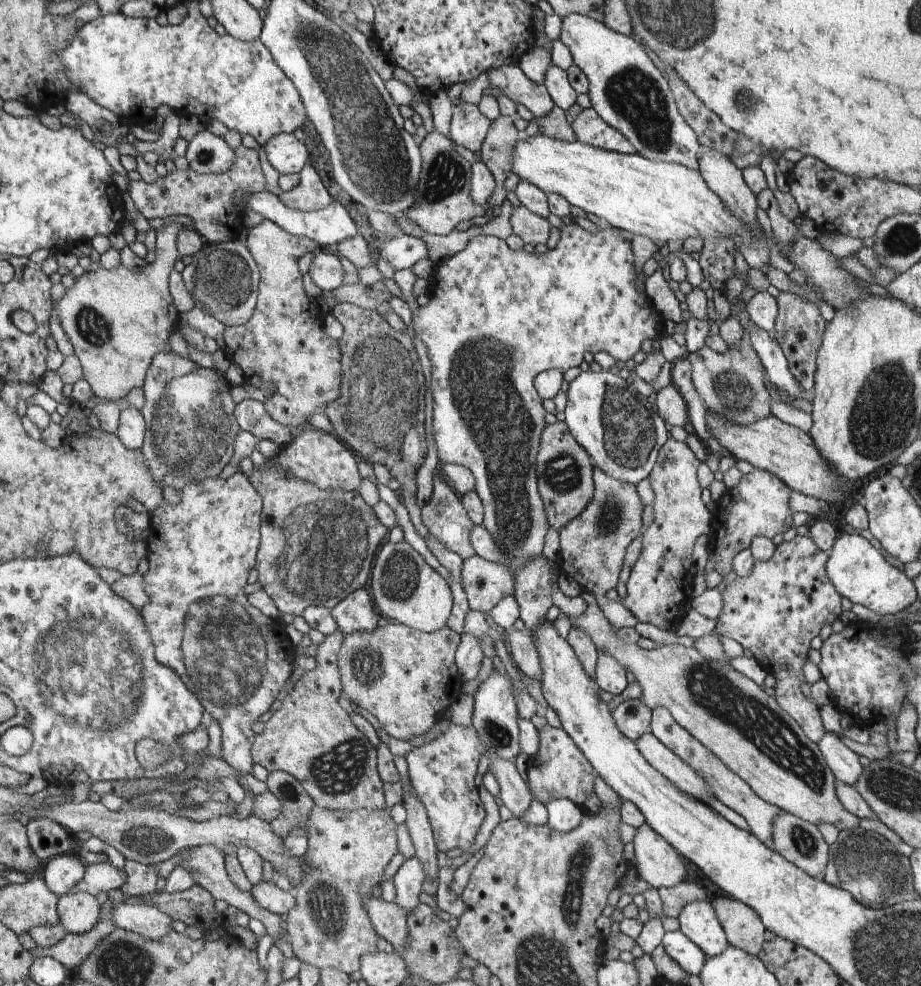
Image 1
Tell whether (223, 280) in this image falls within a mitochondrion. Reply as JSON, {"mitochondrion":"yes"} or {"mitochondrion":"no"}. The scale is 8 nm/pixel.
{"mitochondrion":"yes"}

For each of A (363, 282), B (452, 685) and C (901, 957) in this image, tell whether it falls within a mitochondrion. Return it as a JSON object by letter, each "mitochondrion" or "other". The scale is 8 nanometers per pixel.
{"A":"other","B":"other","C":"mitochondrion"}

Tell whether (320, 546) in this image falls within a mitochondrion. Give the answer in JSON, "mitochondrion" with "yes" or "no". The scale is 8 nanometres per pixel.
{"mitochondrion":"yes"}

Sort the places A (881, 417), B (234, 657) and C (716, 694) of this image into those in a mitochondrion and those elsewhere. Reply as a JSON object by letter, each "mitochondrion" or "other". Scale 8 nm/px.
{"A":"mitochondrion","B":"mitochondrion","C":"mitochondrion"}

